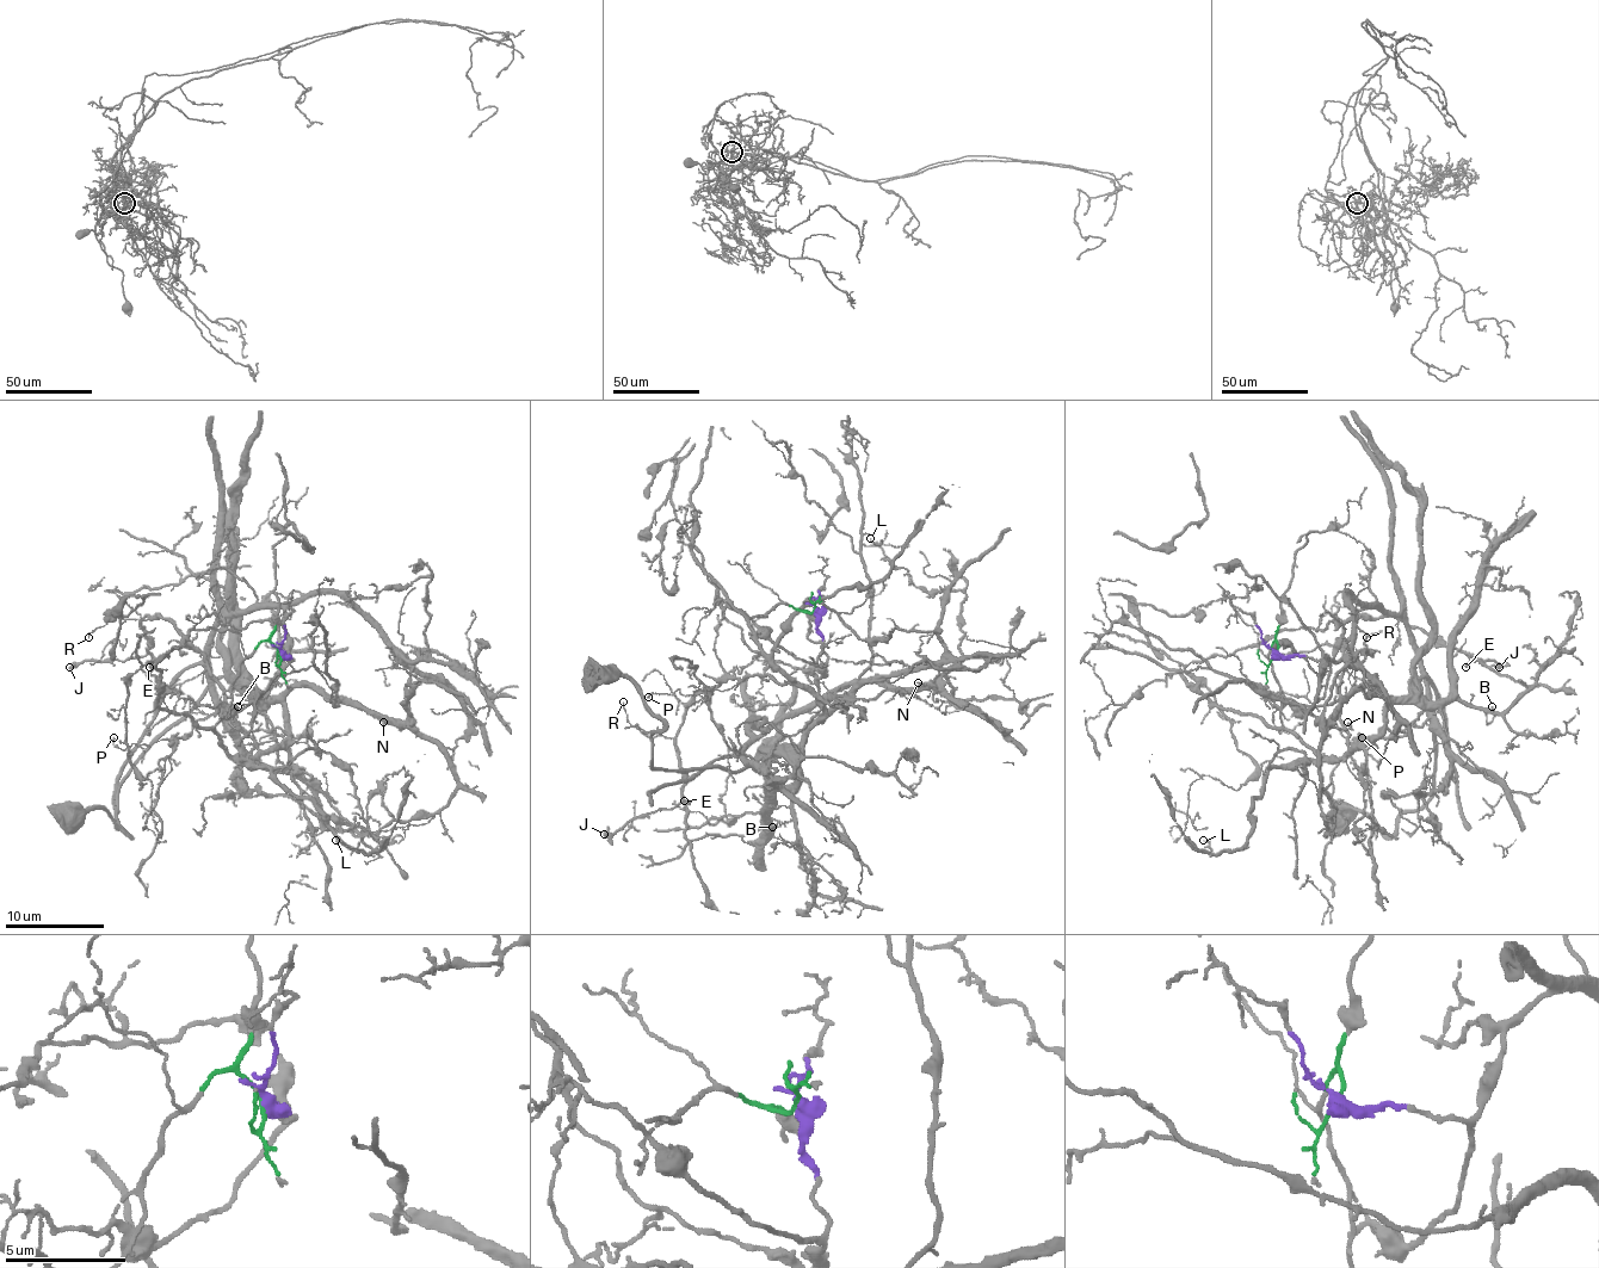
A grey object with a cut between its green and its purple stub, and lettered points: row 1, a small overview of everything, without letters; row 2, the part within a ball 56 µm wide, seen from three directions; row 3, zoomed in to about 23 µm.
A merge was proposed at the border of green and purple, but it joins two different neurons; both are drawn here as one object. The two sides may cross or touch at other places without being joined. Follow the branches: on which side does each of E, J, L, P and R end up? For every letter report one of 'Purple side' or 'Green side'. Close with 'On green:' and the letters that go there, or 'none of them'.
E: Green side
J: Green side
L: Green side
P: Purple side
R: Green side
On green: E, J, L, R

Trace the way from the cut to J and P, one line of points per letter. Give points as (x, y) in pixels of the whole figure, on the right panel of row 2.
J: (1273, 653), (1276, 641), (1285, 727), (1339, 759), (1344, 641), (1362, 616), (1499, 668)
P: (1273, 653), (1329, 660), (1364, 608), (1403, 620), (1422, 710), (1401, 736), (1359, 749), (1362, 736)

